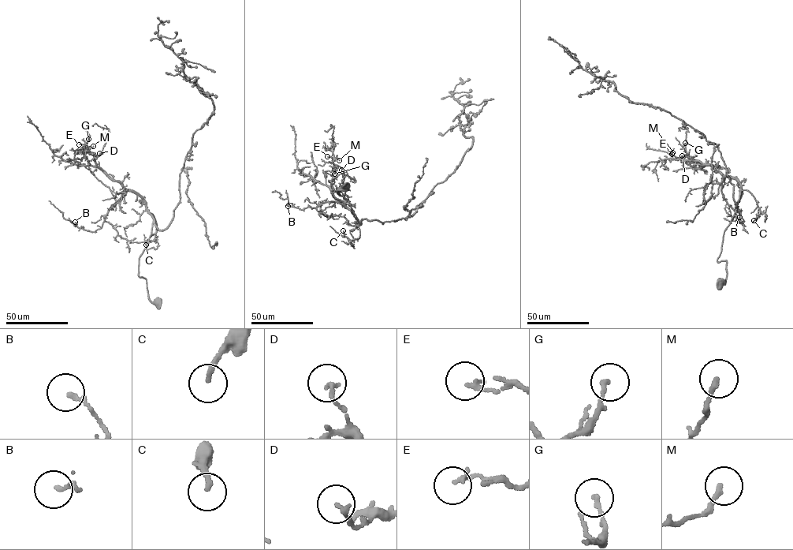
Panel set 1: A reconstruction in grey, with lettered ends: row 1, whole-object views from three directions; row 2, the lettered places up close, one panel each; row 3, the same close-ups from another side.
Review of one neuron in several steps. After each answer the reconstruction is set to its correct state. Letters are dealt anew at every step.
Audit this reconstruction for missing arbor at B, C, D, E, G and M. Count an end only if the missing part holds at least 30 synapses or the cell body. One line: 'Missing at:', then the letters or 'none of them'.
Missing at: C

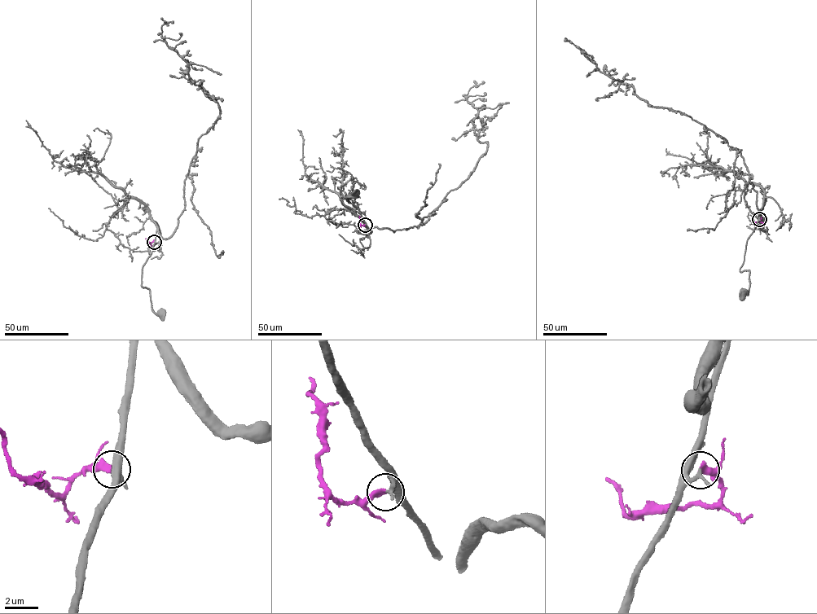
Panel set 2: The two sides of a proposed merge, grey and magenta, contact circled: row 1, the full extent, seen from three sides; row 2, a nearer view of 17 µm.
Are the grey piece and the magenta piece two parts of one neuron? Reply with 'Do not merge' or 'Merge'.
Merge

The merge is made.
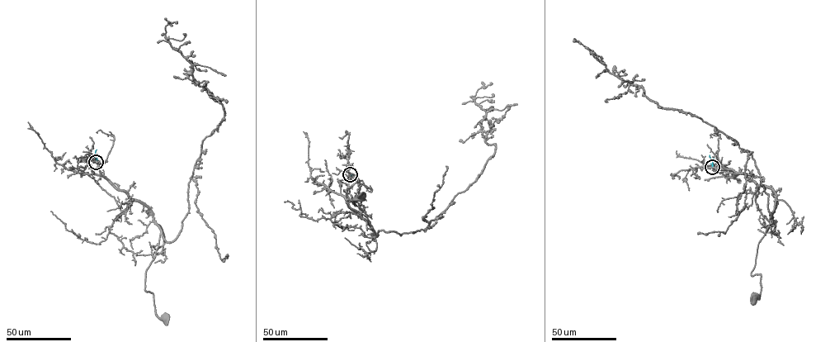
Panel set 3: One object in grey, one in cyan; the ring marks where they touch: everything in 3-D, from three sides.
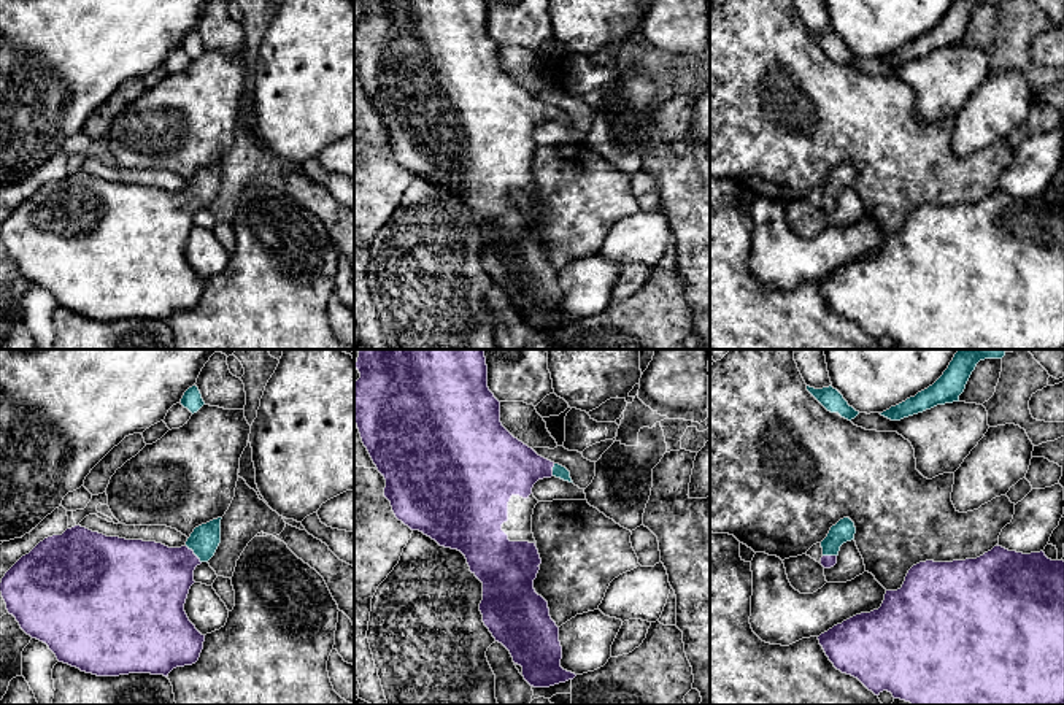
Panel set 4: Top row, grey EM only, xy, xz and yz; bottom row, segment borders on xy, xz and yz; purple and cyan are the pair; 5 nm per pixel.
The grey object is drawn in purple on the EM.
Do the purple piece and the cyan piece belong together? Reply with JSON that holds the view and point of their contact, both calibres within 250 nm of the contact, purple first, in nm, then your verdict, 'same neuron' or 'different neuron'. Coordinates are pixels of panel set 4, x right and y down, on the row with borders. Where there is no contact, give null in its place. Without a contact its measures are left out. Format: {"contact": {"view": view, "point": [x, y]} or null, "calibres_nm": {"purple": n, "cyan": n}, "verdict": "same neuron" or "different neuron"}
{"contact": {"view": "xy", "point": [194, 554]}, "calibres_nm": {"purple": 380, "cyan": 150}, "verdict": "same neuron"}

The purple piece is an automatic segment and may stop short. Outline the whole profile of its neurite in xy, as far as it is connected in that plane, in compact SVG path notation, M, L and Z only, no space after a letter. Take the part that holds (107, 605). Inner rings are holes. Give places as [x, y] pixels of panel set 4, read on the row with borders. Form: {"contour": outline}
{"contour": "M221 519L194 529L186 545L168 548L156 541L106 537L75 526L62 535L40 541L2 578L0 592L10 614L21 629L49 646L59 662L97 676L129 673L164 675L176 667L192 665L203 649L205 635L189 621L184 603L194 581L194 570L208 562L221 543Z"}

